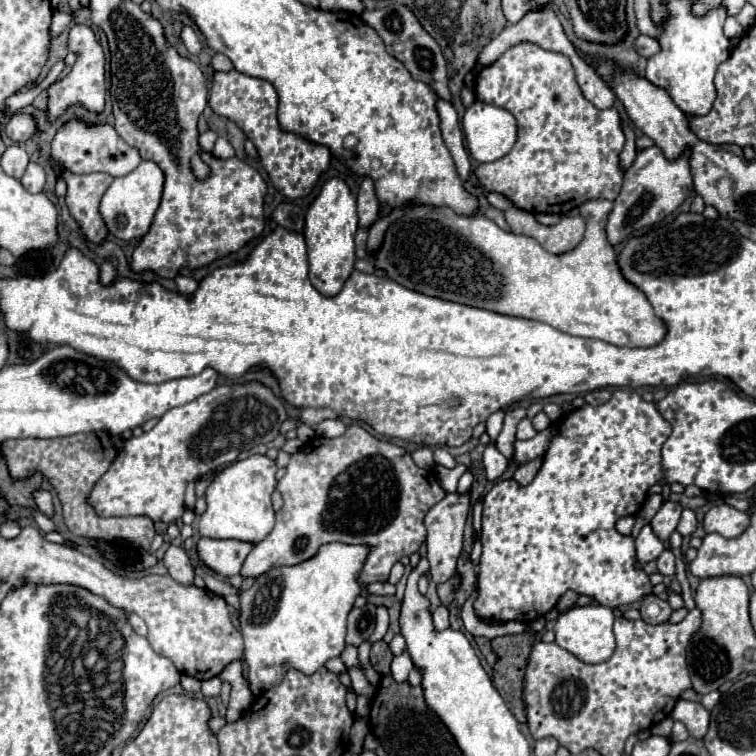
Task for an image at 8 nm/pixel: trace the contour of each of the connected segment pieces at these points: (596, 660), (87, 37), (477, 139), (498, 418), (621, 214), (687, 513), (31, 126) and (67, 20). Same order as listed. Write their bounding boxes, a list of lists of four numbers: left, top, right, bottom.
[[554,604,616,664],[48,24,106,120],[462,100,516,162],[486,410,504,442],[606,146,692,246],[676,508,698,536],[6,114,38,142],[50,14,72,36]]

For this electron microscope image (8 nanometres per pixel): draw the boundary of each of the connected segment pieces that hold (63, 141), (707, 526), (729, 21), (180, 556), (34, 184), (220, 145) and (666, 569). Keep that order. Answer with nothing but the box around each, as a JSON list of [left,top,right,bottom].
[[52,118,140,176],[702,504,750,538],[724,16,744,40],[164,546,194,586],[22,162,44,192],[212,138,235,159],[658,550,674,576]]

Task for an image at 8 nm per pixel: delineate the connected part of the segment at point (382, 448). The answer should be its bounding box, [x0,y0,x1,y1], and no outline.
[240,424,446,582]

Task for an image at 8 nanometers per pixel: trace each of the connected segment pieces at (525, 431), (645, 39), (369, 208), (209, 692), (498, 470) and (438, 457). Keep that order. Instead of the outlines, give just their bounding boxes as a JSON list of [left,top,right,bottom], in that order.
[[516,418,536,440],[636,36,660,58],[358,178,380,228],[202,676,222,696],[482,444,508,482],[434,448,456,468]]

